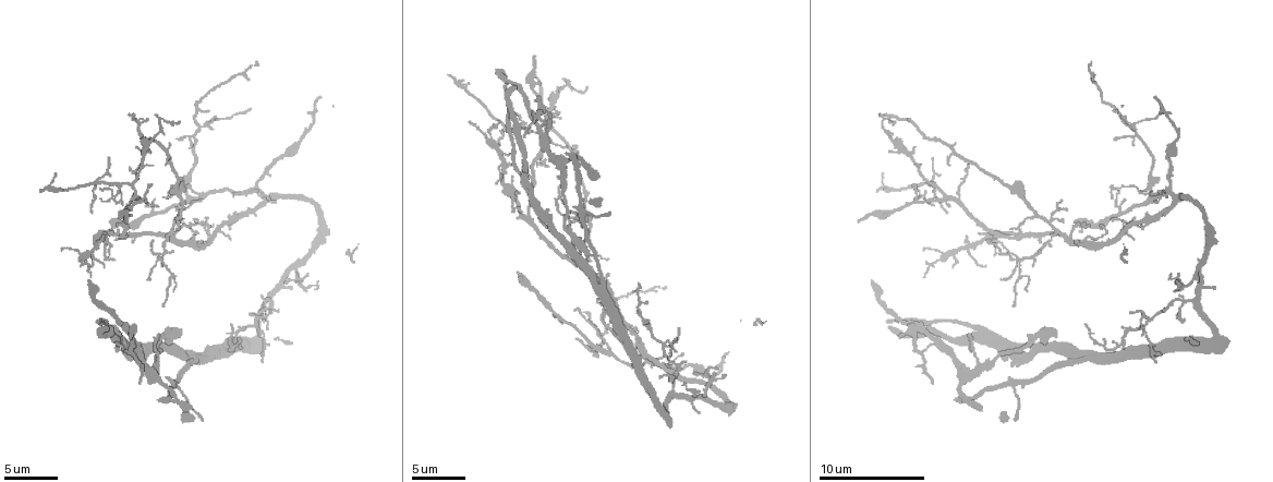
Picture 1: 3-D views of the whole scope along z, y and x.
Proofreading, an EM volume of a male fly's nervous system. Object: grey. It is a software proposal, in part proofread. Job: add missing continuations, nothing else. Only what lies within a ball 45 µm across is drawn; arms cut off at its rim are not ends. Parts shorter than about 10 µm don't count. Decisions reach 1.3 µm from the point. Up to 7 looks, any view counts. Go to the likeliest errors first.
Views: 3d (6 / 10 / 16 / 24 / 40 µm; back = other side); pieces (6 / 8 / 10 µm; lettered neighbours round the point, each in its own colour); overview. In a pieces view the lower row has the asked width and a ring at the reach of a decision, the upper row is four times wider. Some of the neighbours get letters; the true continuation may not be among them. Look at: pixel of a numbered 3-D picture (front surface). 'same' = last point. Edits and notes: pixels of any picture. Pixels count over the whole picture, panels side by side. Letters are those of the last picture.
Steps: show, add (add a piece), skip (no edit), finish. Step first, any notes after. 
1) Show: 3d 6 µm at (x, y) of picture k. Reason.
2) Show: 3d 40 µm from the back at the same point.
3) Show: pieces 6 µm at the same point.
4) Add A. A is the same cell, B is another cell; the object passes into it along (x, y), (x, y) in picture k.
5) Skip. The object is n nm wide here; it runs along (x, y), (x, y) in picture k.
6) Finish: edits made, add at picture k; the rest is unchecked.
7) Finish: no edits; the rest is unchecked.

Show: 3d 10 µm at (517, 272) of picture 1. Free end.

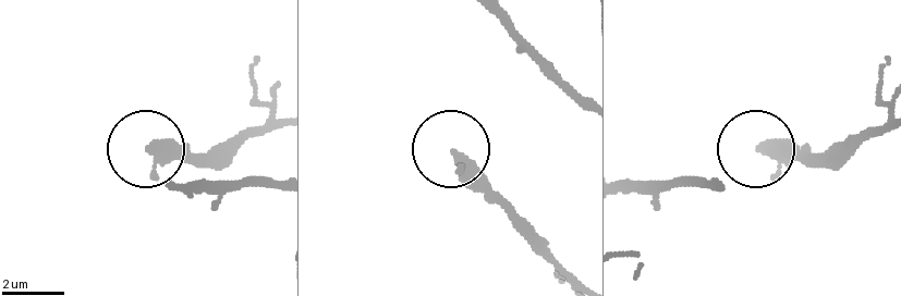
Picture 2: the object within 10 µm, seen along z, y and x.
Show: pieces 10 µm at (759, 146) of picture 2.

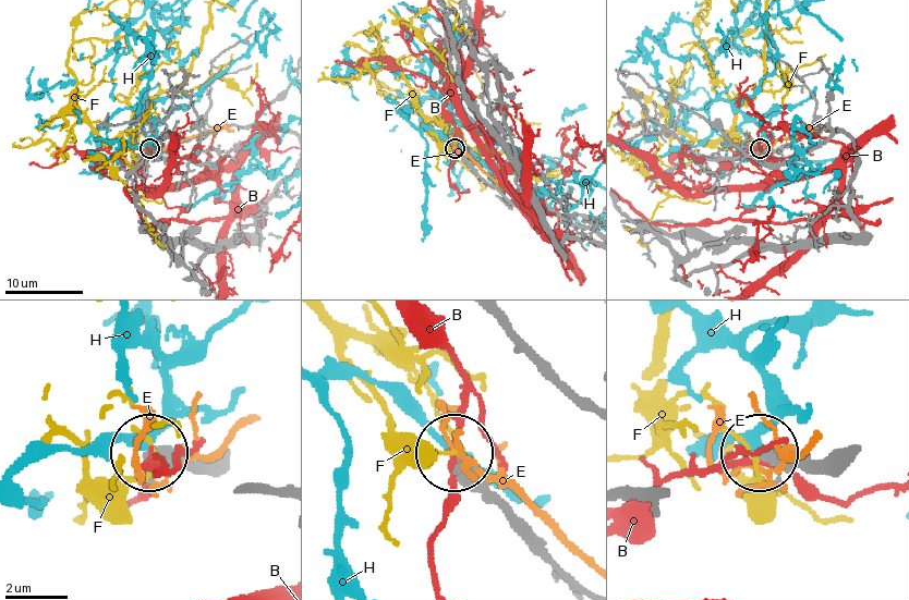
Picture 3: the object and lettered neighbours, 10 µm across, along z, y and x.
Skip. The object is 310 nm wide here; B, E, F and H are other cells; it runs along (832, 454), (764, 454) in picture 3; no lettered piece goes on from it.

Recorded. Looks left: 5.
Show: pieces 10 µm at (1054, 330) of picture 1. An open end.

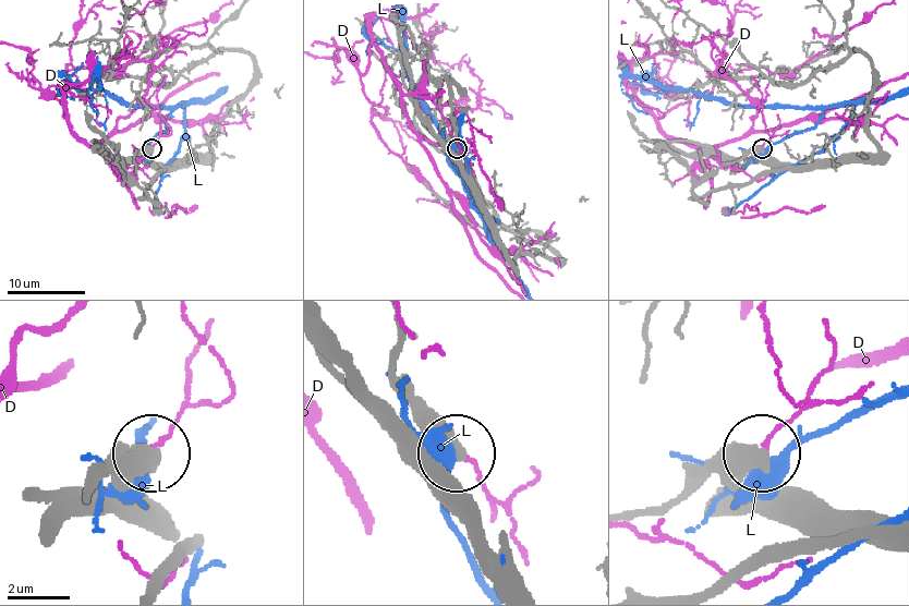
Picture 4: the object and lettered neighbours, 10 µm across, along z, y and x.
Skip. The object is 490 nm wide here; D and L are other cells; it runs along (95, 489), (146, 452) in picture 4; no lettered piece goes on from it.

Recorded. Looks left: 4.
Show: pieces 6 µm at (694, 373) of picture 1.

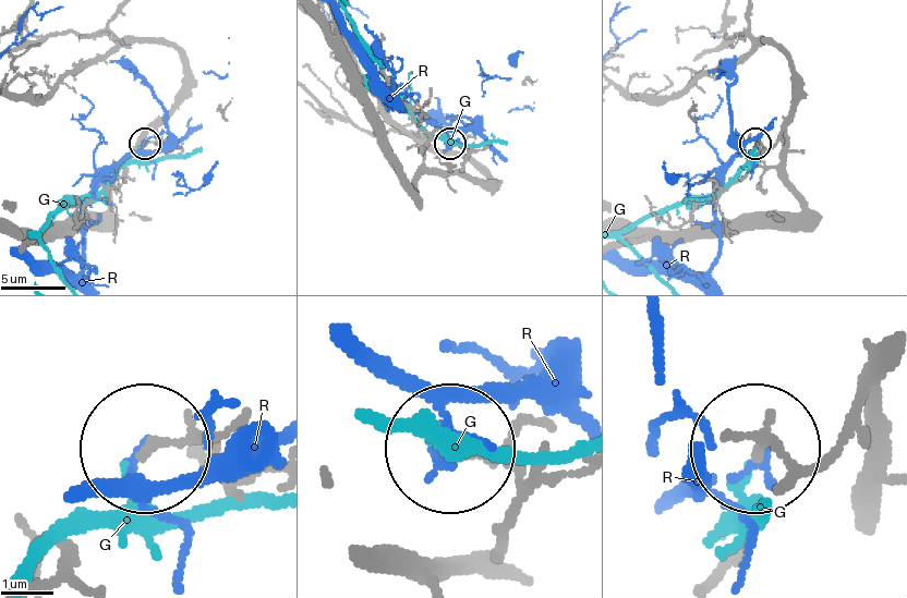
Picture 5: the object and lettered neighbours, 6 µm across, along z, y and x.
Skip. The object is 150 nm wide here; G and R are other cells; no lettered piece goes on from it.

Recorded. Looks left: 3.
Show: pieces 10 µm at (1123, 117) of picture 1. Free end.

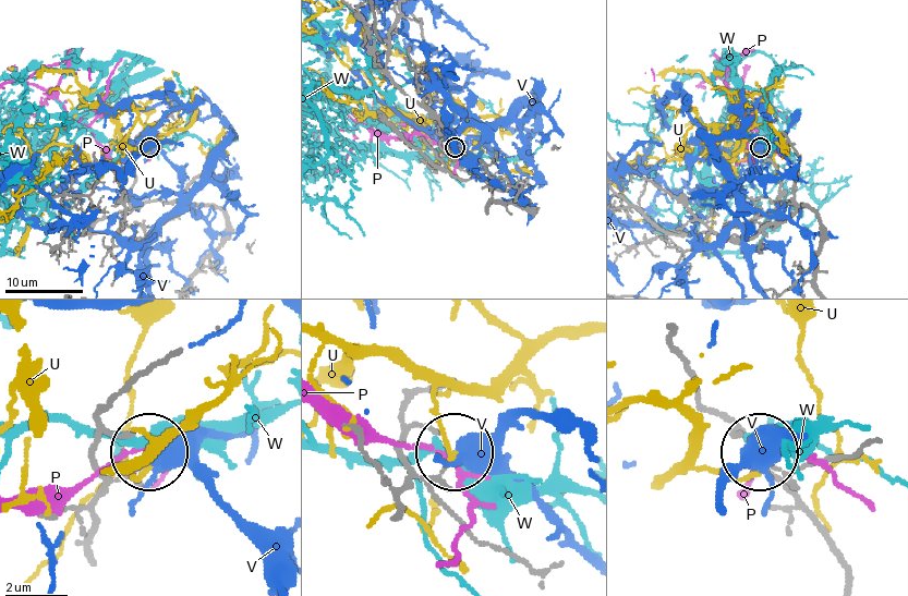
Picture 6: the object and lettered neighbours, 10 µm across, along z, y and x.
Skip. P, U, V and W are other cells; none of them fits.

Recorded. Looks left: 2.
Finish: no edits; the rest is unchecked.

